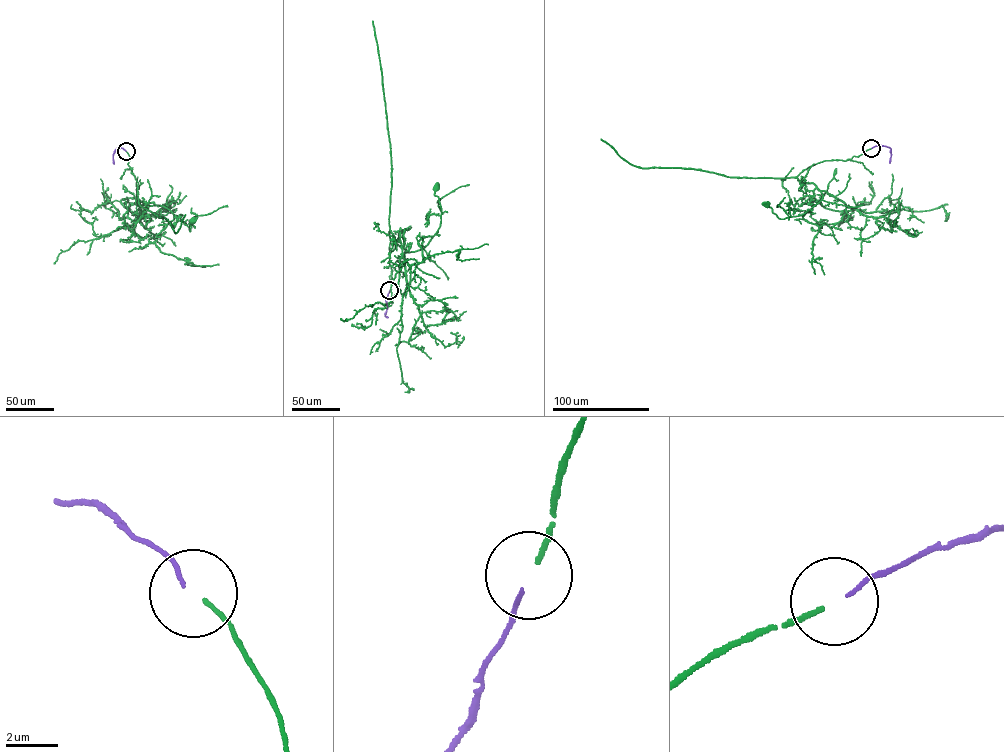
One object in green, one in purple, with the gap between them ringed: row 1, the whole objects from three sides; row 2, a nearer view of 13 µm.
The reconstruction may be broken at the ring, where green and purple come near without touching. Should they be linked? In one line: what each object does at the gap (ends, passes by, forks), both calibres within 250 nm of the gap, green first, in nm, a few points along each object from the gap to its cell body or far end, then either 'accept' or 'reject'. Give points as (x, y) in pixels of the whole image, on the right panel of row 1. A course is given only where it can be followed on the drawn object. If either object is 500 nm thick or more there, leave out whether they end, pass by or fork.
green ends; purple ends; calibres 160 and 130 nm; course green (871, 148), (846, 160), (818, 163), (795, 177), (813, 183), (823, 196), (801, 215), (780, 219), (767, 204); course purple (872, 148), (883, 145), (890, 148), (889, 163); accept

